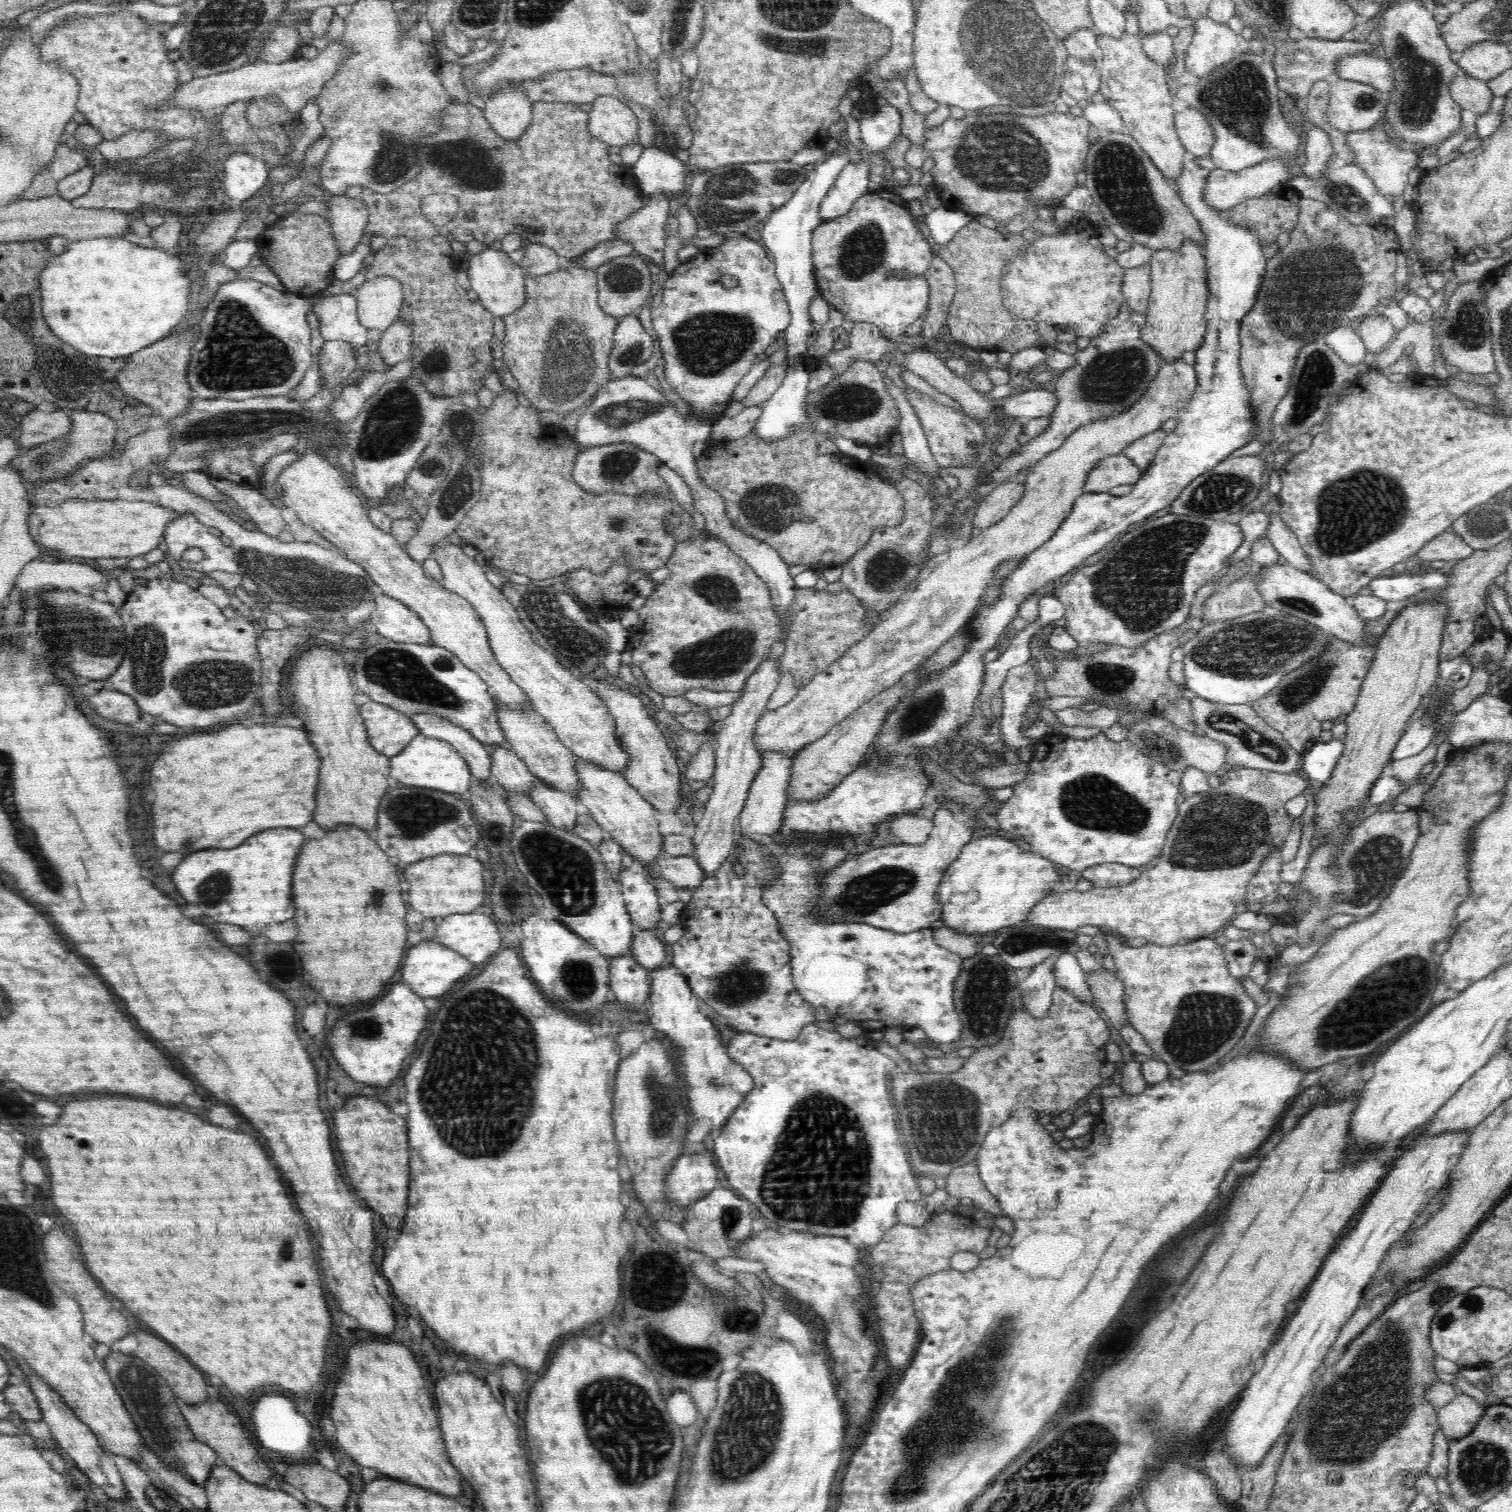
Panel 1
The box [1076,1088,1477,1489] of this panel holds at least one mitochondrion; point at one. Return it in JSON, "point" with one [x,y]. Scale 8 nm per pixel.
{"point":[1376,1381]}

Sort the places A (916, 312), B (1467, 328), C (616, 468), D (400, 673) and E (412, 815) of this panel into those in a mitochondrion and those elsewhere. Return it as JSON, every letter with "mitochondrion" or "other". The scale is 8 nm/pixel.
{"A":"other","B":"mitochondrion","C":"mitochondrion","D":"mitochondrion","E":"mitochondrion"}

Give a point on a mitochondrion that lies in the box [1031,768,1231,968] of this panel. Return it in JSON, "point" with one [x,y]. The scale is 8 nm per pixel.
{"point":[1092,801]}

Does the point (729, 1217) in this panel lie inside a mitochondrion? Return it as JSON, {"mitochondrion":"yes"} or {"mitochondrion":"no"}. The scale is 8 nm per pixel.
{"mitochondrion":"yes"}

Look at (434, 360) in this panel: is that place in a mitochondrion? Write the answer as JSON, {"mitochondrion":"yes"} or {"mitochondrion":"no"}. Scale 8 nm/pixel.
{"mitochondrion":"yes"}

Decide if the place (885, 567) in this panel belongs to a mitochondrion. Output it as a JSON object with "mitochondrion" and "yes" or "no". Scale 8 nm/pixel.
{"mitochondrion":"yes"}

